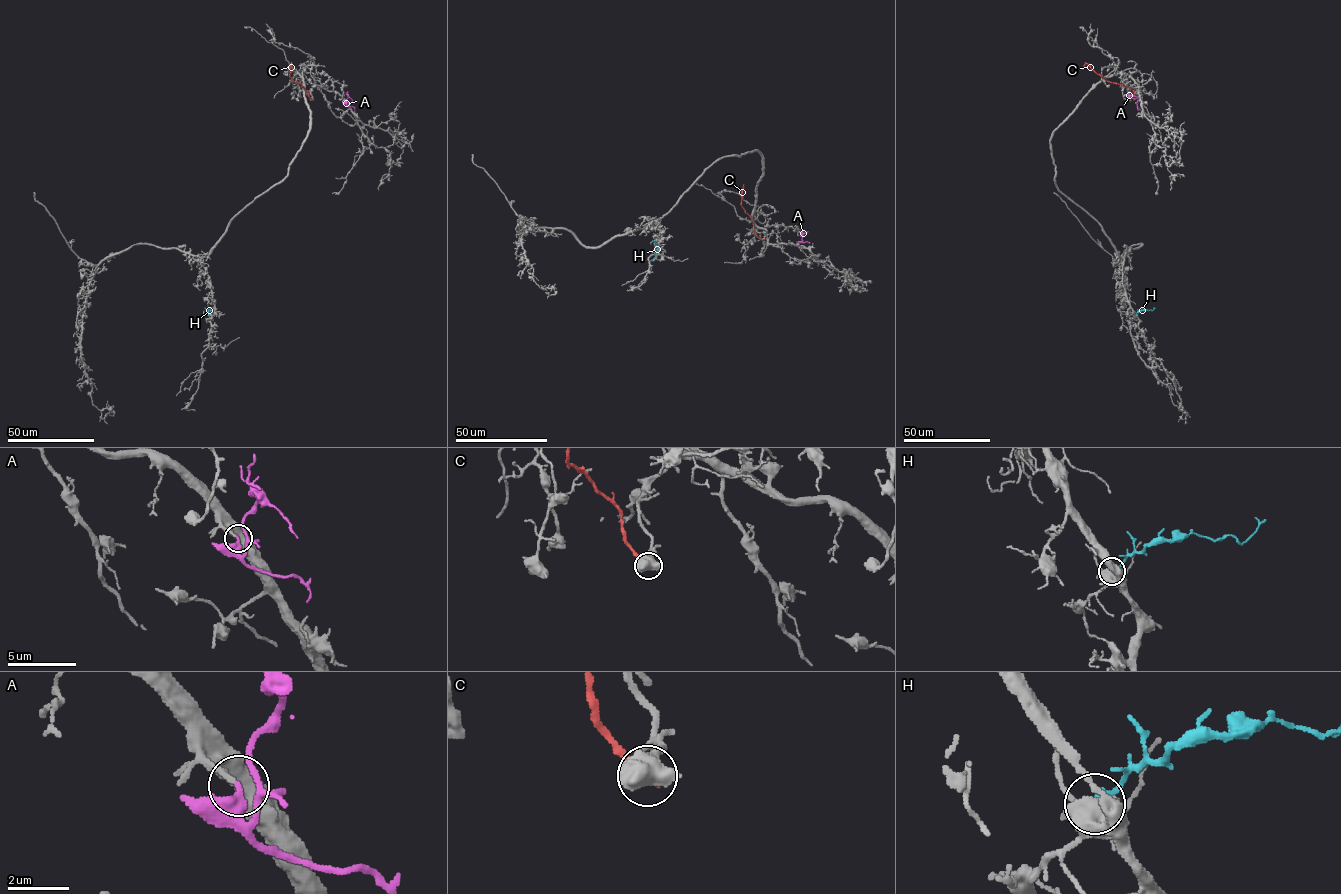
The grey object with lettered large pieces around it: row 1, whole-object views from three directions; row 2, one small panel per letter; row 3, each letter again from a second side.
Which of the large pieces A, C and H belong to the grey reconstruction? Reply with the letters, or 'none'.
A

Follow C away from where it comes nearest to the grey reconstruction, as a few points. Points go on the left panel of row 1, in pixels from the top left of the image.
C: (311, 99), (301, 84), (290, 76), (291, 63), (292, 68)

